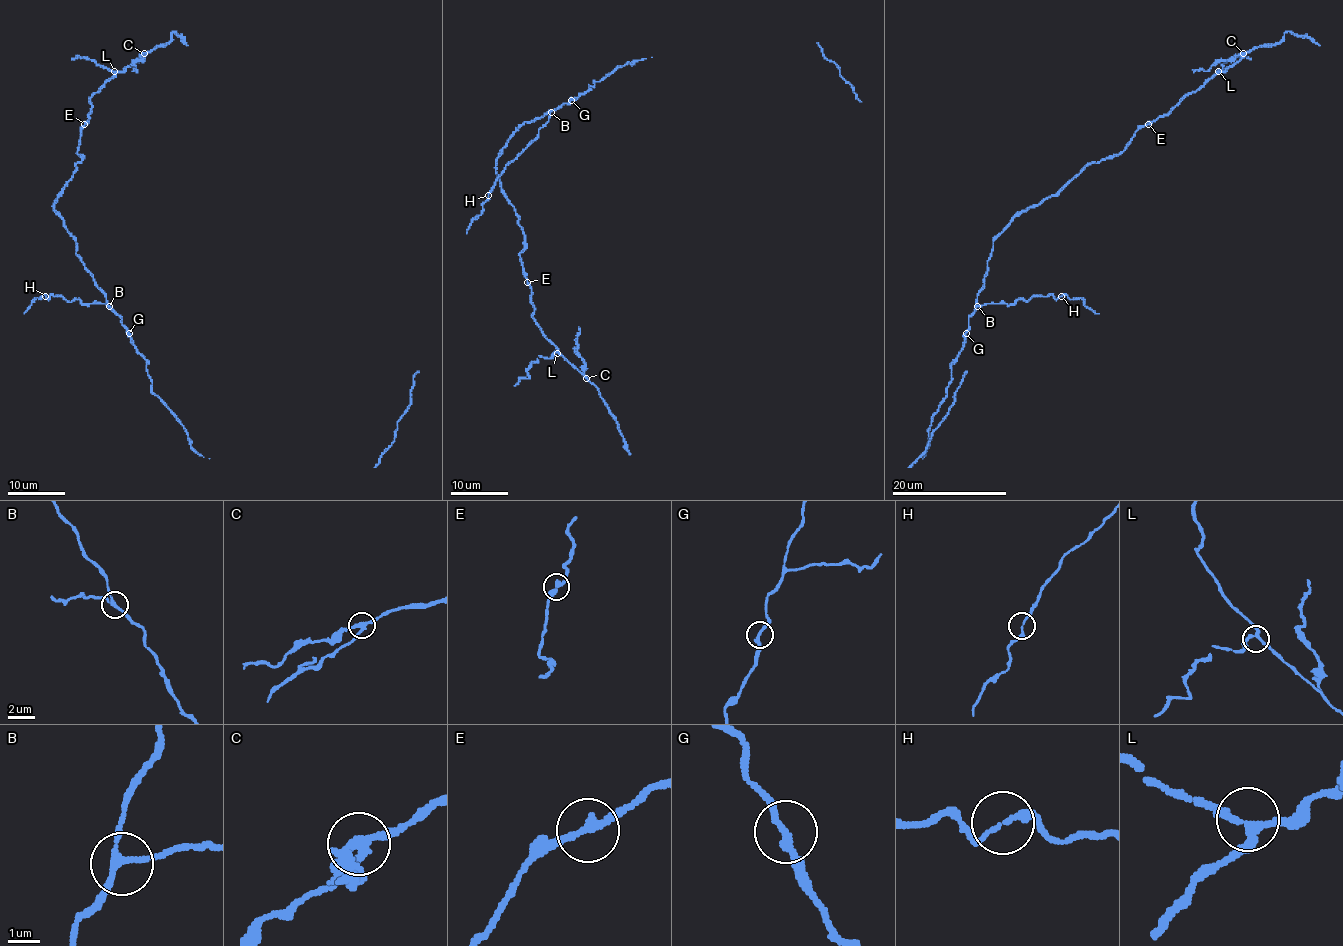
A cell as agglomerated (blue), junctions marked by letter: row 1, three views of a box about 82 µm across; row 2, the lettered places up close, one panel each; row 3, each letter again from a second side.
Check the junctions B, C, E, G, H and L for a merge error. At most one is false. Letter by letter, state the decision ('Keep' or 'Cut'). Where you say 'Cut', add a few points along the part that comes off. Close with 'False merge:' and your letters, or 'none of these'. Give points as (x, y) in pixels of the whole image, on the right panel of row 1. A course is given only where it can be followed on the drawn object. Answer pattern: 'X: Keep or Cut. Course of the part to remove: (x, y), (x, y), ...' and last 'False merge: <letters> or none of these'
B: Keep
C: Cut. Course of the part to remove: (1244, 54), (1214, 64), (1207, 71), (1192, 70)
E: Keep
G: Keep
H: Keep
L: Keep
False merge: C

